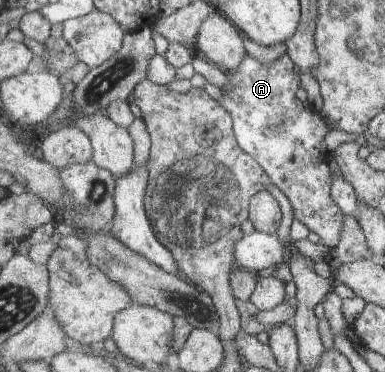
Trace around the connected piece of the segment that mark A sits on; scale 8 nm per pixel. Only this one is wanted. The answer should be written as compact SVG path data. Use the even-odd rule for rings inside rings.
M248 53L238 68L226 71L230 85L220 89L224 96L219 103L232 117L235 135L241 149L256 159L272 183L289 199L295 219L318 234L321 243L330 249L335 249L340 244L345 215L333 199L334 173L329 165L331 155L324 149L324 139L331 129L328 129L321 112L316 112L310 104L302 103L298 99L298 88L302 85L302 77L294 73L294 66L294 61L287 54L272 64L264 64Z

